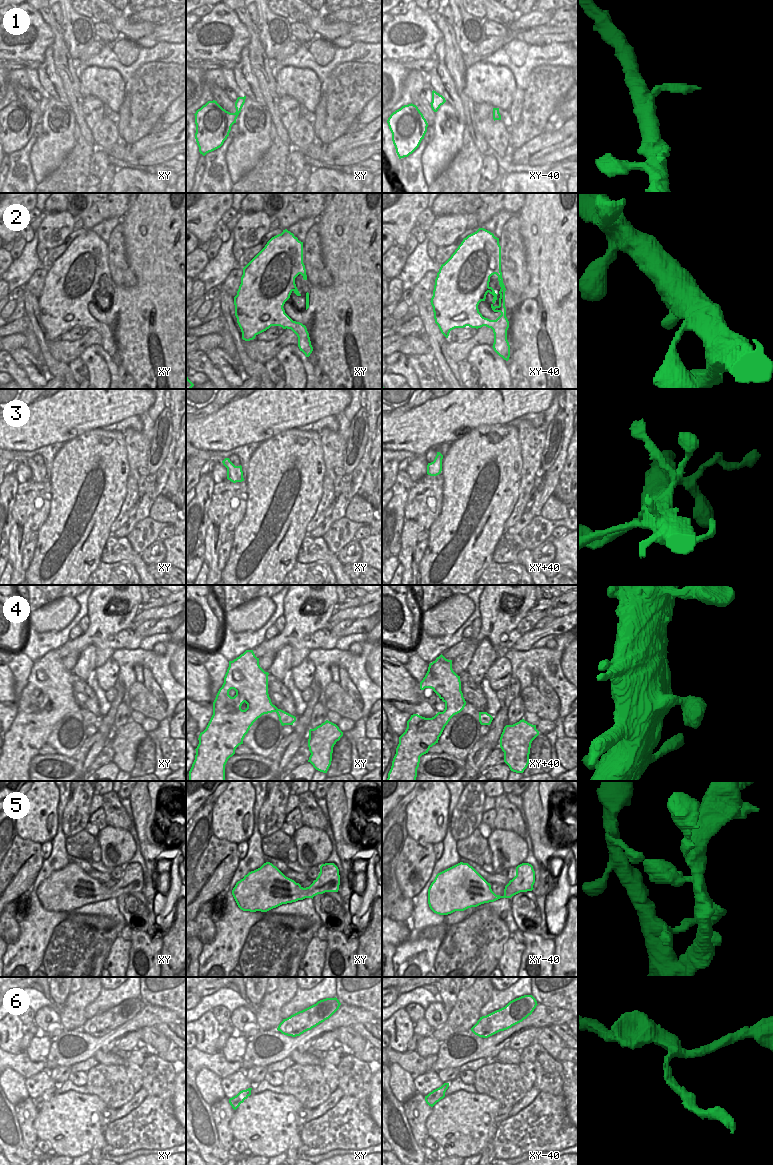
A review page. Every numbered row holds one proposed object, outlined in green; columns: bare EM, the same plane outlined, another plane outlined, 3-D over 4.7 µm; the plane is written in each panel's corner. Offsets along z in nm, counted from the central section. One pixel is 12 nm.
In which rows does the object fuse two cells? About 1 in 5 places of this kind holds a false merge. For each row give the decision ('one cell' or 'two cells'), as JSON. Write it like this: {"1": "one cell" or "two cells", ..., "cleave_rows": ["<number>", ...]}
{"1": "one cell", "2": "one cell", "3": "one cell", "4": "one cell", "5": "one cell", "6": "two cells", "cleave_rows": ["6"]}

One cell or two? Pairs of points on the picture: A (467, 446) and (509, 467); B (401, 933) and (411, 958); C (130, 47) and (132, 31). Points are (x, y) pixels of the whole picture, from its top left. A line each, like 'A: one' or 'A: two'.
A: one
B: two
C: two

